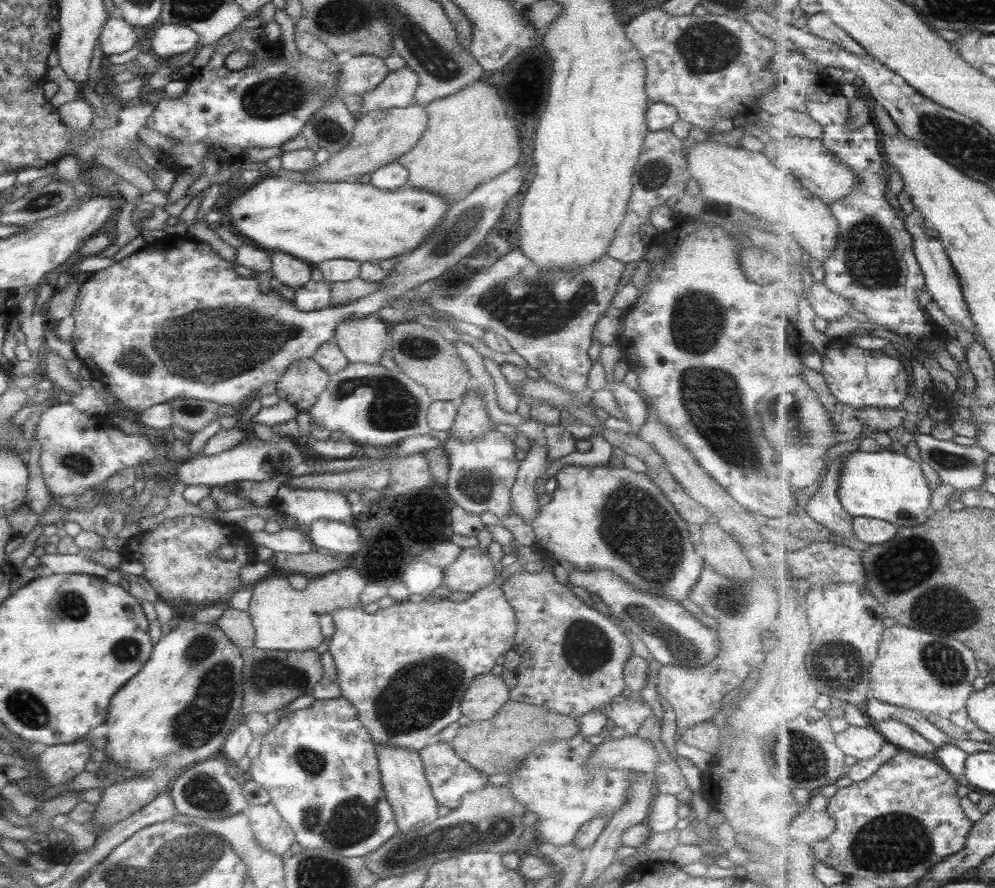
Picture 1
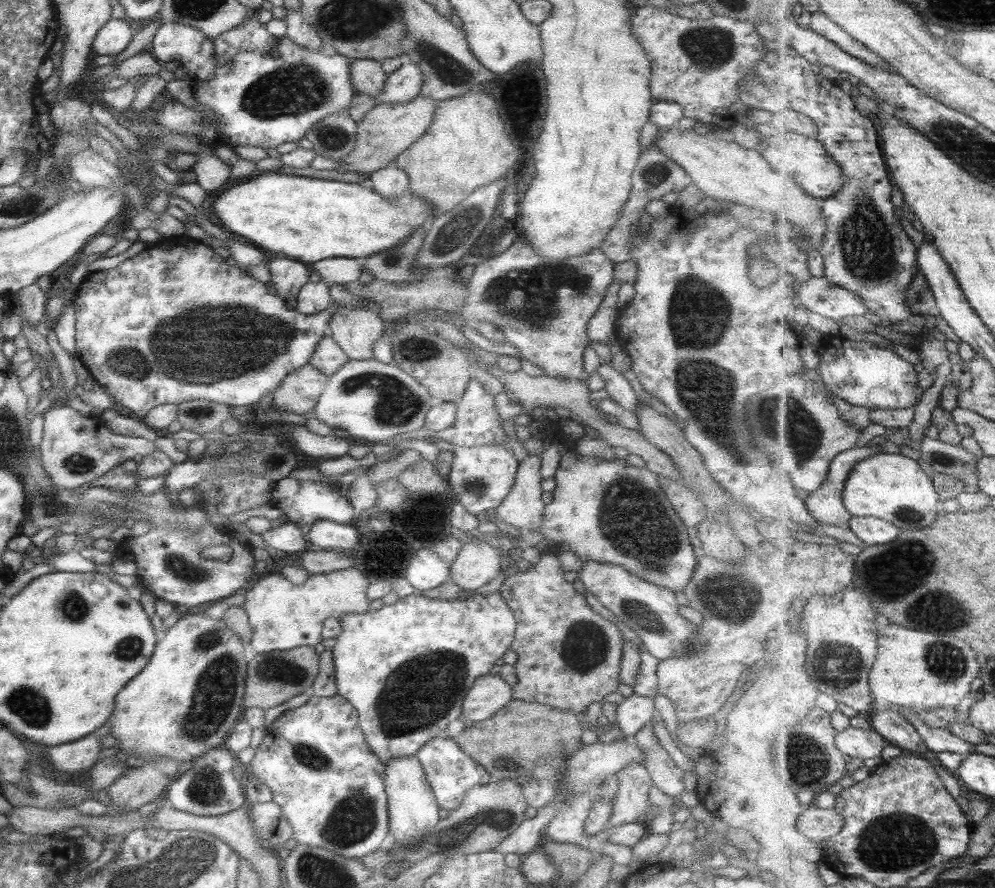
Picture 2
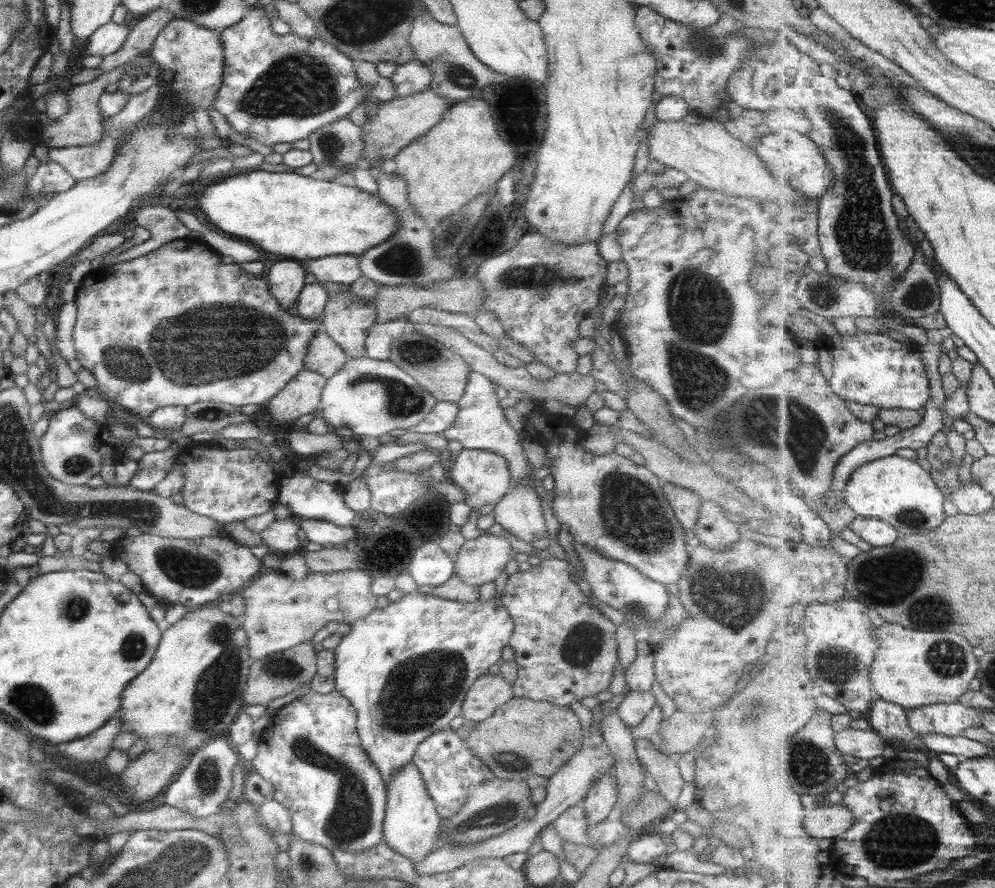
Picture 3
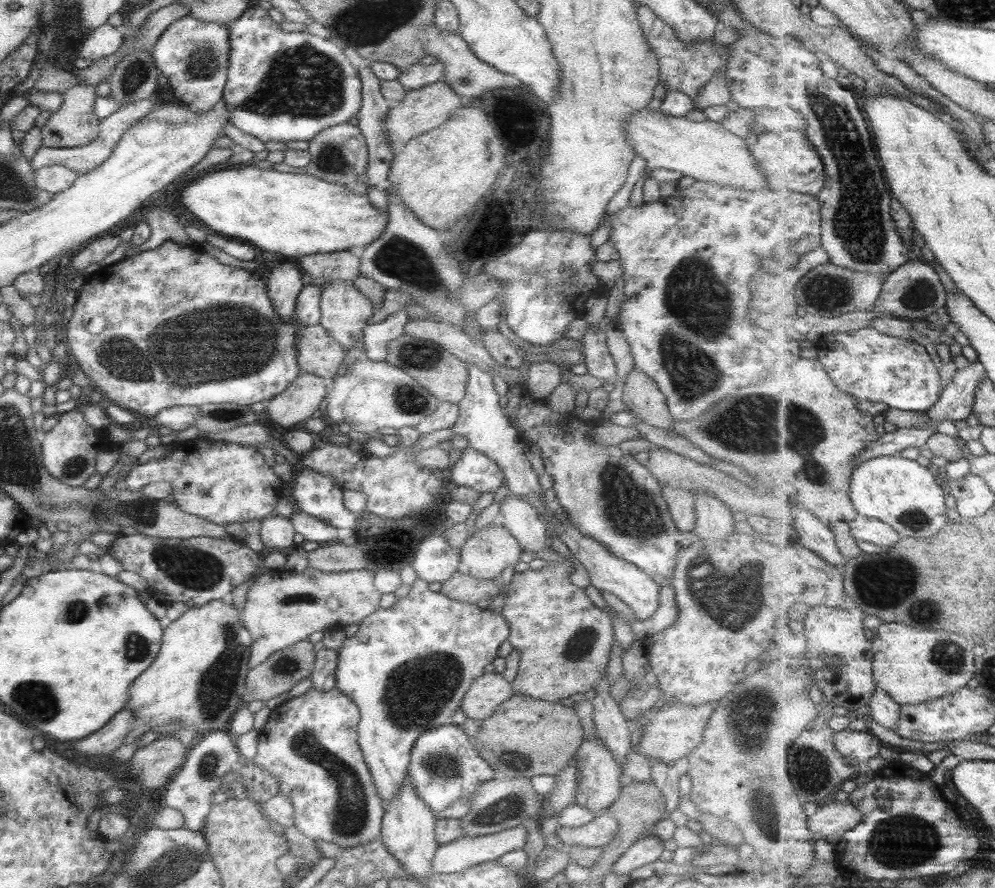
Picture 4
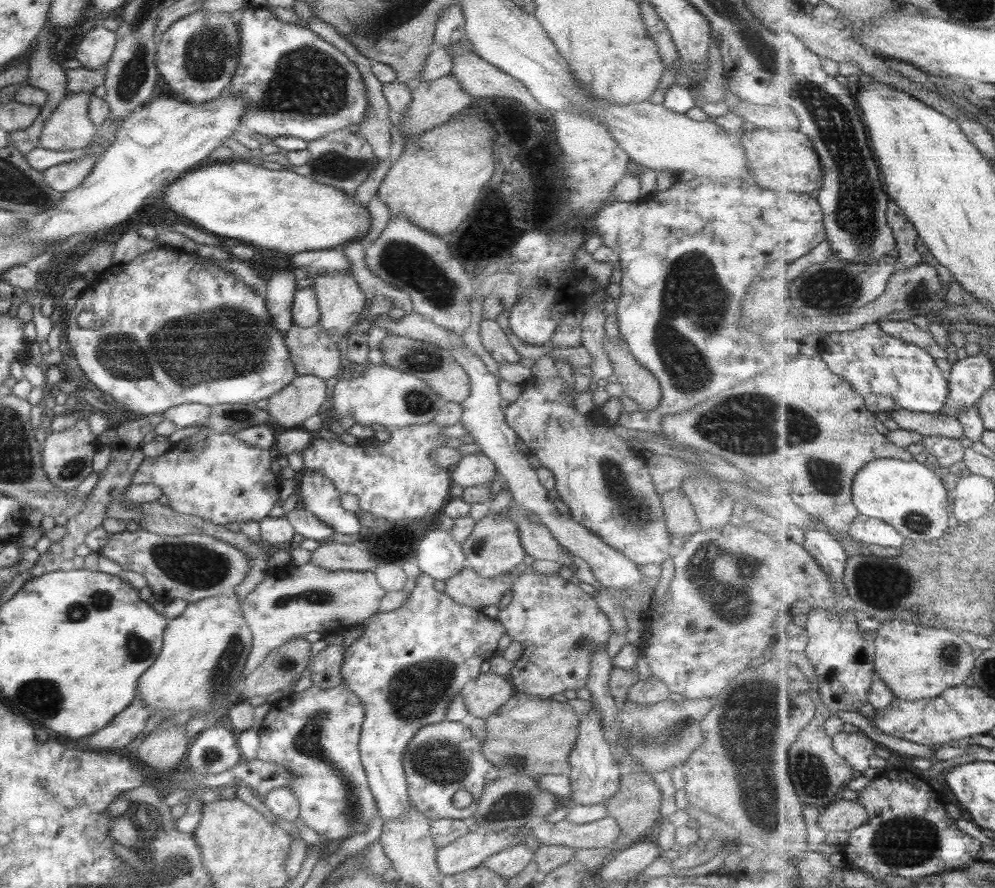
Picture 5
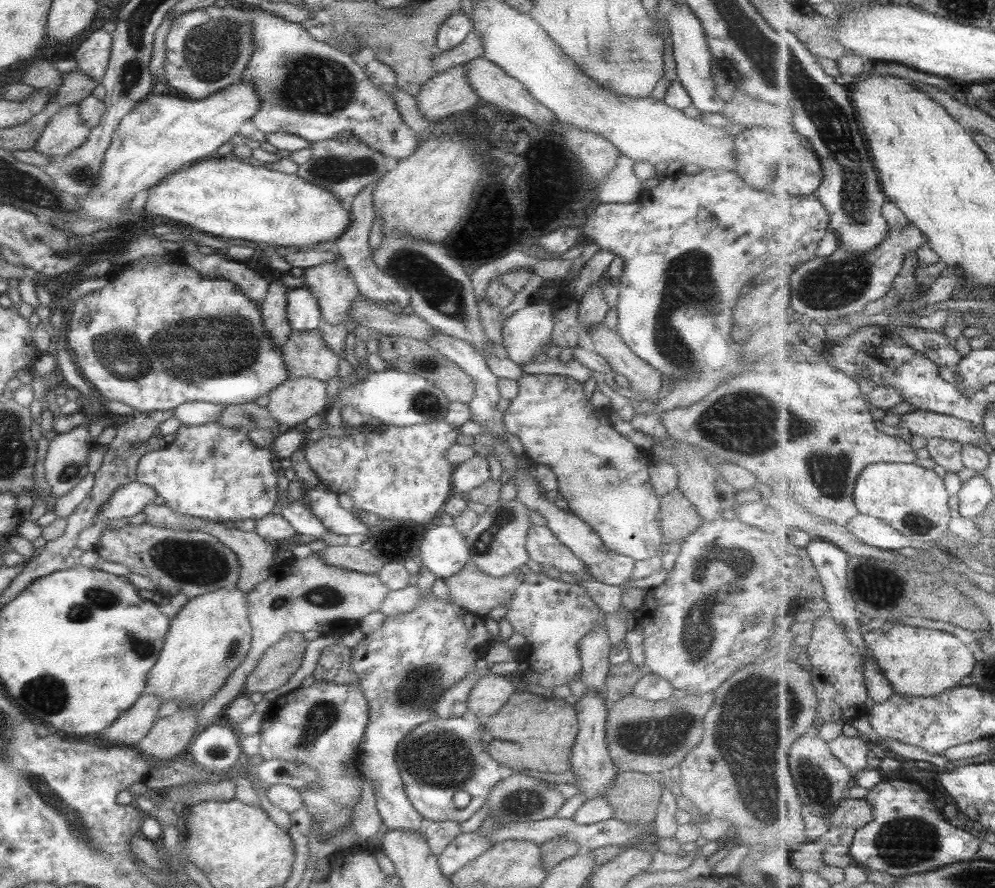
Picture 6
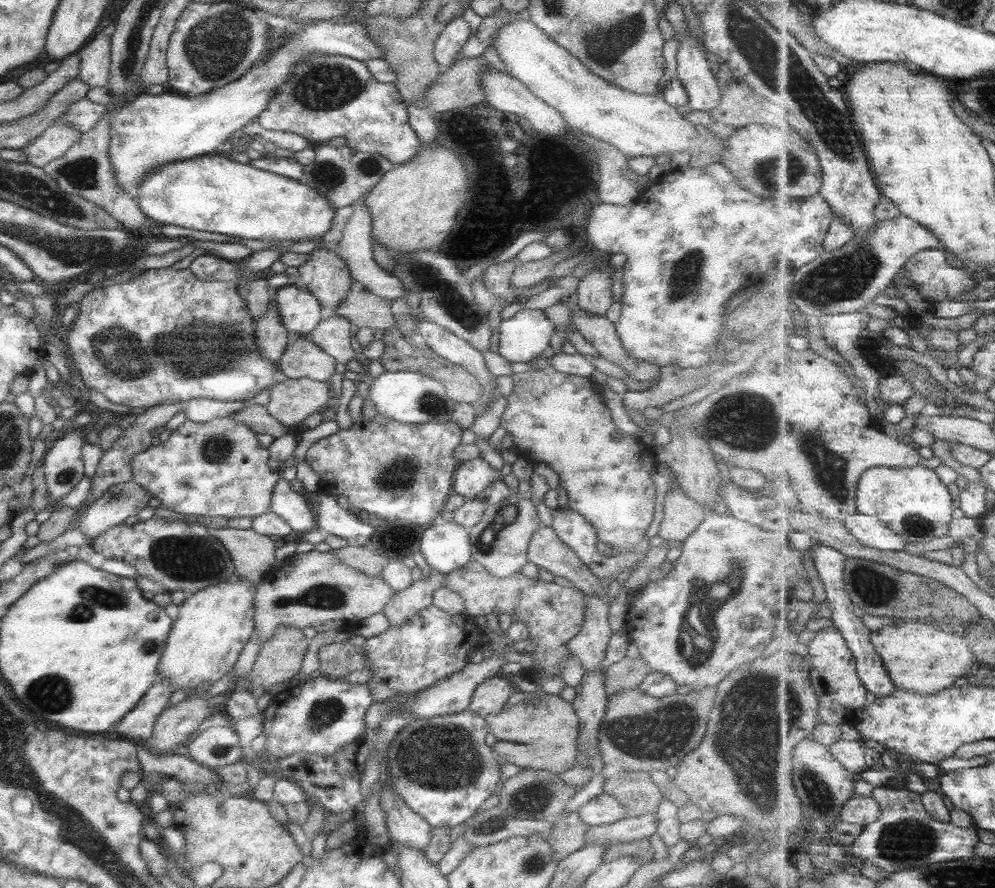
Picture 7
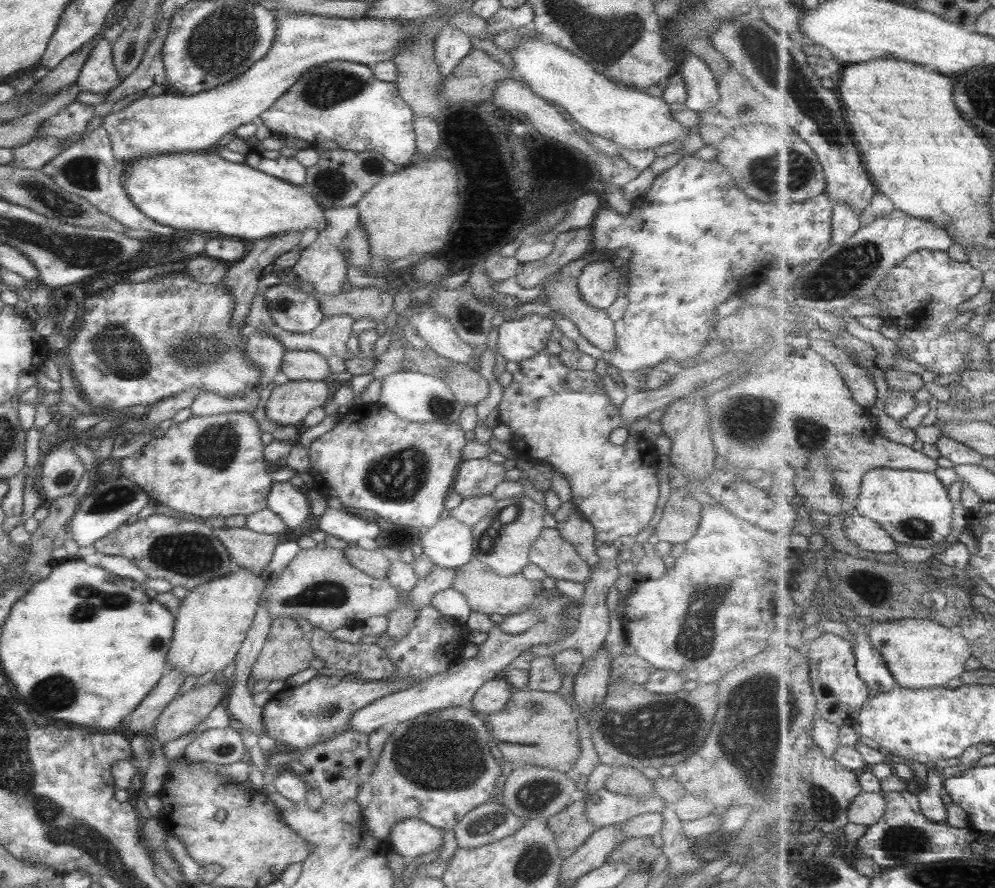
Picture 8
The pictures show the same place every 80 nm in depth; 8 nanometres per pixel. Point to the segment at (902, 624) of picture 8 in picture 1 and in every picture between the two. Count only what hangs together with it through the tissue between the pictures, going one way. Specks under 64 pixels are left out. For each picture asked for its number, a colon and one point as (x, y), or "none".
1: (915, 670)
2: (921, 671)
3: (913, 668)
4: (912, 665)
5: (916, 662)
6: (922, 662)
7: (923, 658)

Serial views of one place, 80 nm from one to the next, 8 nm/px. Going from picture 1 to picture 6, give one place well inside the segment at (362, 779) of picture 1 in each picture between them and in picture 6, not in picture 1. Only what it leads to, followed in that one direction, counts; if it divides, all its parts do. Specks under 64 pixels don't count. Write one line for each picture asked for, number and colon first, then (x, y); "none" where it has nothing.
2: (328, 785)
3: (335, 797)
4: (308, 743)
5: (314, 734)
6: (320, 725)

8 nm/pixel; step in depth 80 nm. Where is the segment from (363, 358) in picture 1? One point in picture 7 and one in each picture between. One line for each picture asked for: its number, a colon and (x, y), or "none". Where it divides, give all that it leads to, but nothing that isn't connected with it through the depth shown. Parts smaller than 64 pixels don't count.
2: (354, 330)
3: (345, 321)
4: (344, 312)
5: (340, 301)
6: (332, 286)
7: (324, 275)

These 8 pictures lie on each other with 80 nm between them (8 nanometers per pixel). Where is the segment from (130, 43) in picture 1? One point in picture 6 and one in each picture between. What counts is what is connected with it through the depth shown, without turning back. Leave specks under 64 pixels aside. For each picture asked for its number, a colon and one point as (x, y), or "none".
2: (115, 34)
3: (109, 37)
4: (105, 40)
5: (94, 50)
6: (91, 56)

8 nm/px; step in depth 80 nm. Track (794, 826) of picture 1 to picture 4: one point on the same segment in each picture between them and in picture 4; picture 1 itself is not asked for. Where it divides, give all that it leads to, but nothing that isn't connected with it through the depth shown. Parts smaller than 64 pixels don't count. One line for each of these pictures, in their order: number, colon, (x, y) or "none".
2: (817, 824)
3: (826, 821)
4: (834, 817)

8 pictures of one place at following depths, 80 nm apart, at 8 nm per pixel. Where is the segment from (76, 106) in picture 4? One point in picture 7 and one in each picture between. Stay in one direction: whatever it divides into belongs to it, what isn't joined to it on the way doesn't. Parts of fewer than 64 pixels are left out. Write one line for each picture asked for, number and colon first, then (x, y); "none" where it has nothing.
5: (69, 127)
6: (65, 130)
7: (53, 141)

